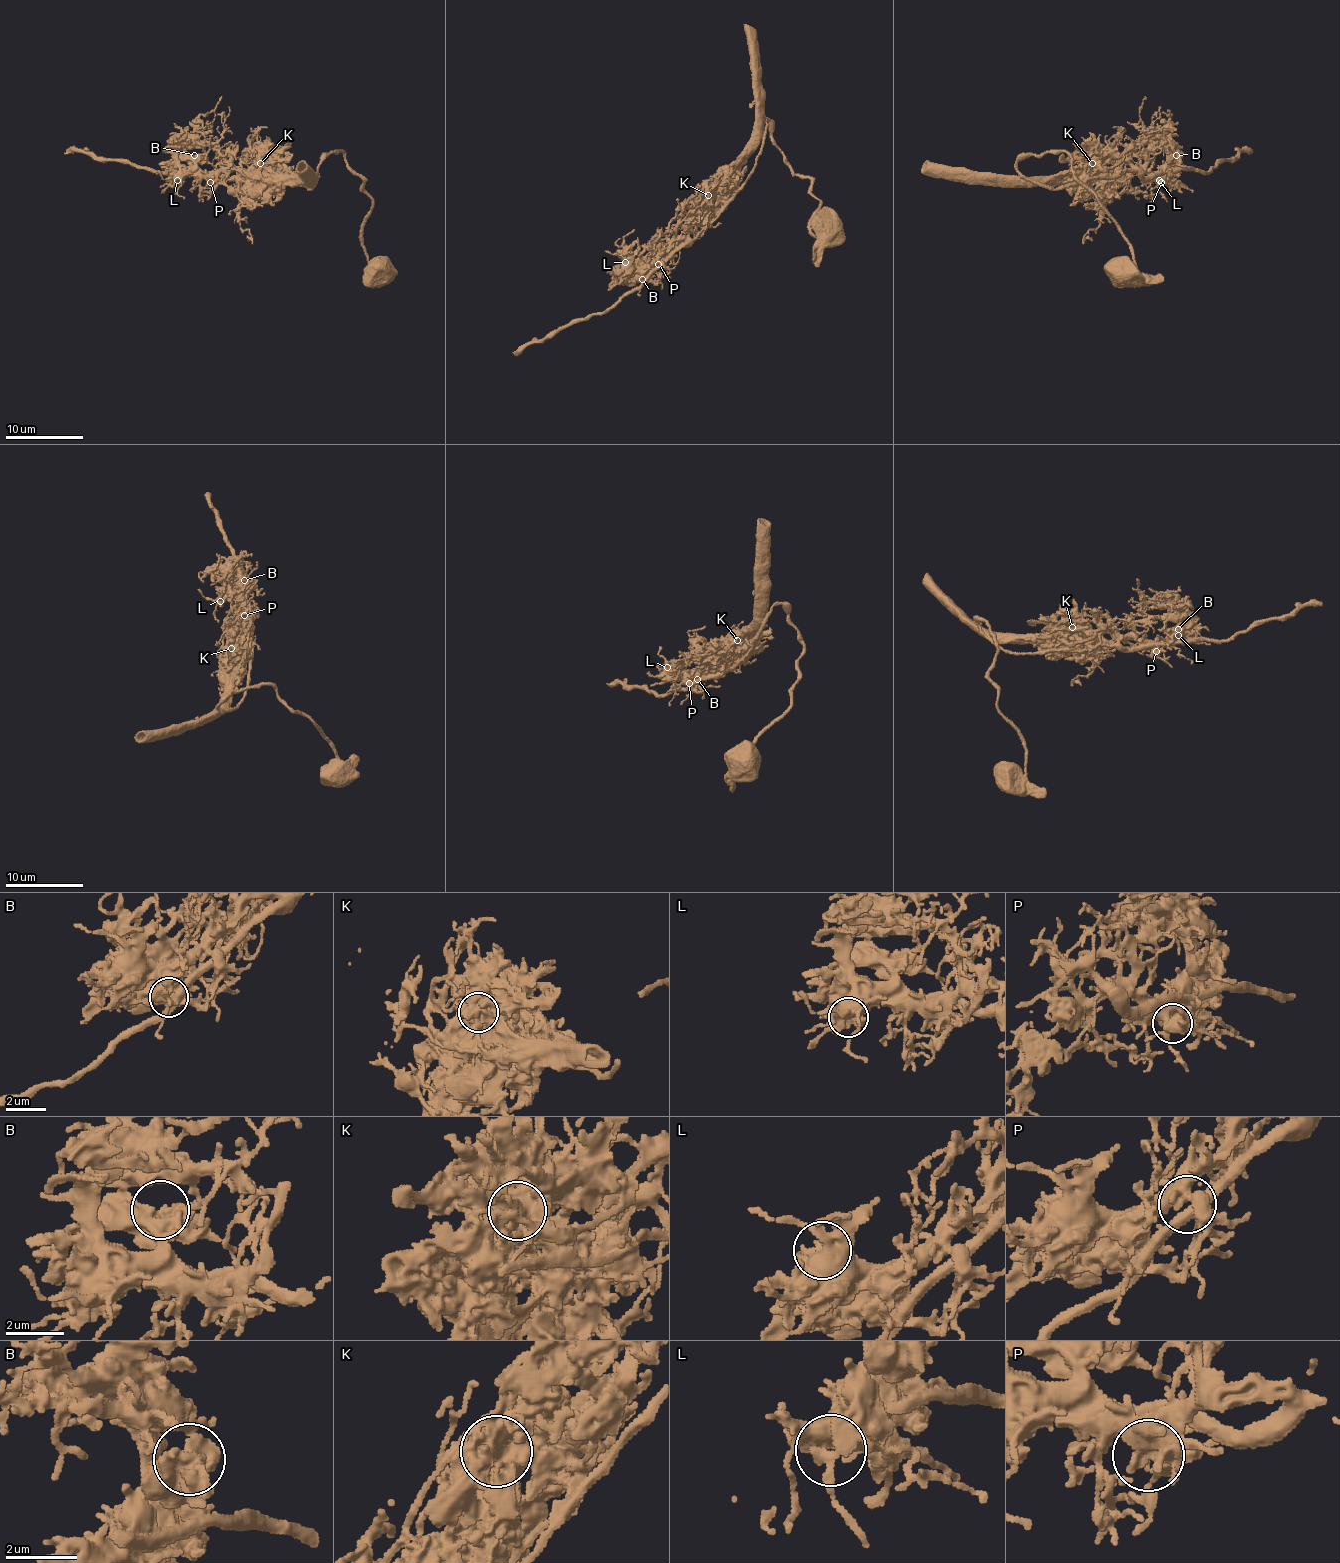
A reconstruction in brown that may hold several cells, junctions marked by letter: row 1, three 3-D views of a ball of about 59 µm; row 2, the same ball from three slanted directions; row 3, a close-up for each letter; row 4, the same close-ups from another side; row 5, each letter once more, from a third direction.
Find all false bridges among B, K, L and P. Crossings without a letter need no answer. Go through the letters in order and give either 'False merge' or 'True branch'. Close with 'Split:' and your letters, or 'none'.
B: True branch
K: False merge
L: True branch
P: True branch
Split: K

